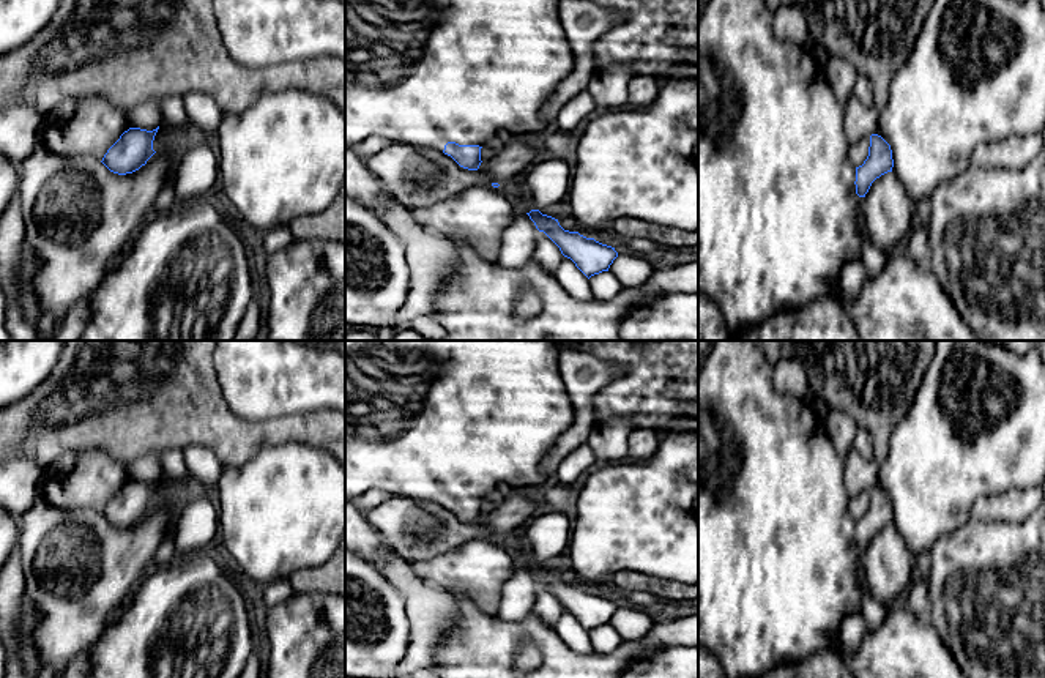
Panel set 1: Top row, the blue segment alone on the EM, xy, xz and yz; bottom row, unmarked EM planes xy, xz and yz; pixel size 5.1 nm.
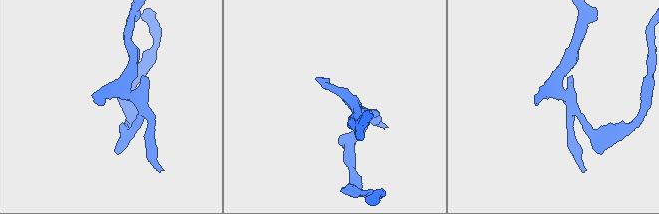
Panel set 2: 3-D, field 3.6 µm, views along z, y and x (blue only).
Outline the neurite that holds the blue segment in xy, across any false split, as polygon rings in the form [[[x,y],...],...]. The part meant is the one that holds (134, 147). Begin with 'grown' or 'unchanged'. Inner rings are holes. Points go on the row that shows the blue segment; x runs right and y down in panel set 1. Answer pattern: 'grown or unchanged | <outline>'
unchanged | [[[159,126],[153,131],[129,128],[107,150],[102,164],[113,173],[126,175],[139,170],[156,153],[153,140]]]

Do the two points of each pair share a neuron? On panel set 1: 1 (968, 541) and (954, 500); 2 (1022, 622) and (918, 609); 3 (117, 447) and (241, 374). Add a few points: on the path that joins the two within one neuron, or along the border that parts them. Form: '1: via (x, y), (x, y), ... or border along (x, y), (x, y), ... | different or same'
1: border along (970, 519), (944, 533), (932, 546) | different
2: border along (927, 574), (930, 618) | different
3: border along (211, 357), (221, 394), (227, 407), (241, 418) | different

